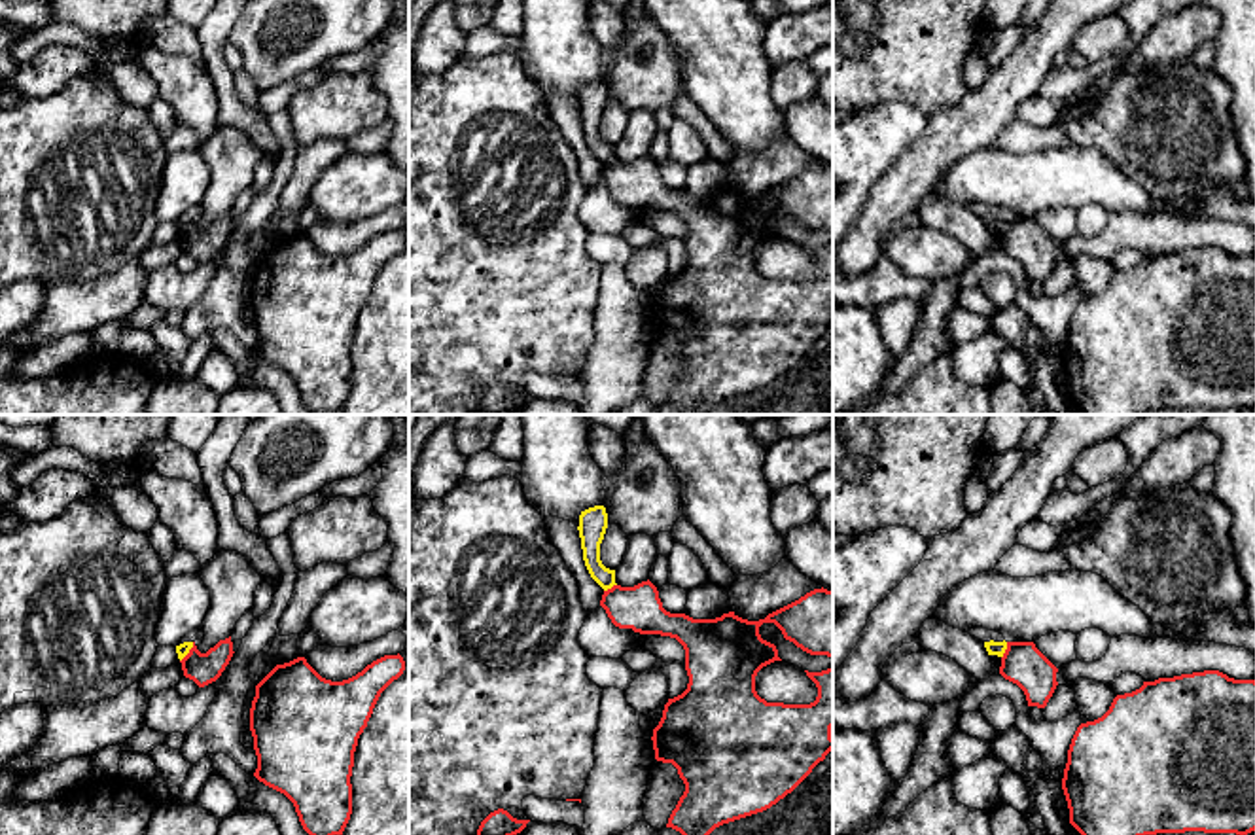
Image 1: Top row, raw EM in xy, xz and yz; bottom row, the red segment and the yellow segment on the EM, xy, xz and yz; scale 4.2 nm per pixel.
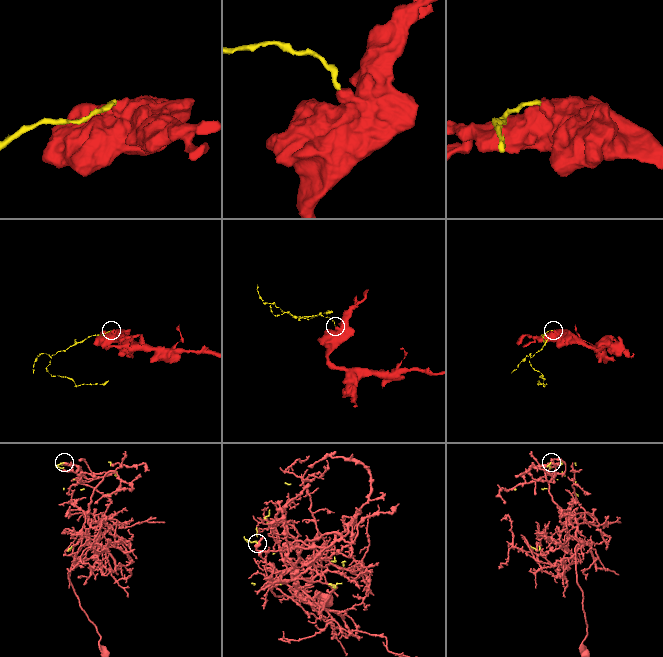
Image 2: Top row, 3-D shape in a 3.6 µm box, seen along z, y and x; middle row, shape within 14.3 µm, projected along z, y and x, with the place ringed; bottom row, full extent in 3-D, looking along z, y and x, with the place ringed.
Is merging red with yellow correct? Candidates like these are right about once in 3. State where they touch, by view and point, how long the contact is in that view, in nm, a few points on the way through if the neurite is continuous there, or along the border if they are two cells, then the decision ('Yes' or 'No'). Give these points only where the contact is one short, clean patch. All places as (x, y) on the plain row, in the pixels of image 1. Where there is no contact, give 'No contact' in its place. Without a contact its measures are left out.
Touches red at yz (1006, 226). Shared border 80 nm. Boundary: yz (1007, 218), (1002, 233). No

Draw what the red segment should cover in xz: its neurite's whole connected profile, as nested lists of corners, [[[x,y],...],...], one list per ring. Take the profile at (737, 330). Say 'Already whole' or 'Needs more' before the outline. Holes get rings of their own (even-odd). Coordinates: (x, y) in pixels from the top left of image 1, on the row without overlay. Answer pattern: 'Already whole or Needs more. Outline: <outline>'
Already whole. Outline: [[[649,155],[634,163],[613,161],[604,167],[600,182],[615,203],[670,212],[685,225],[687,265],[668,275],[651,312],[655,335],[672,339],[685,360],[666,403],[685,415],[706,415],[723,400],[776,381],[833,326],[833,244],[804,246],[818,263],[810,280],[767,278],[755,267],[757,248],[782,237],[776,222],[761,214],[763,199],[774,199],[803,227],[833,235],[833,167],[814,165],[759,197],[742,195],[734,187],[716,195],[670,189]]]

